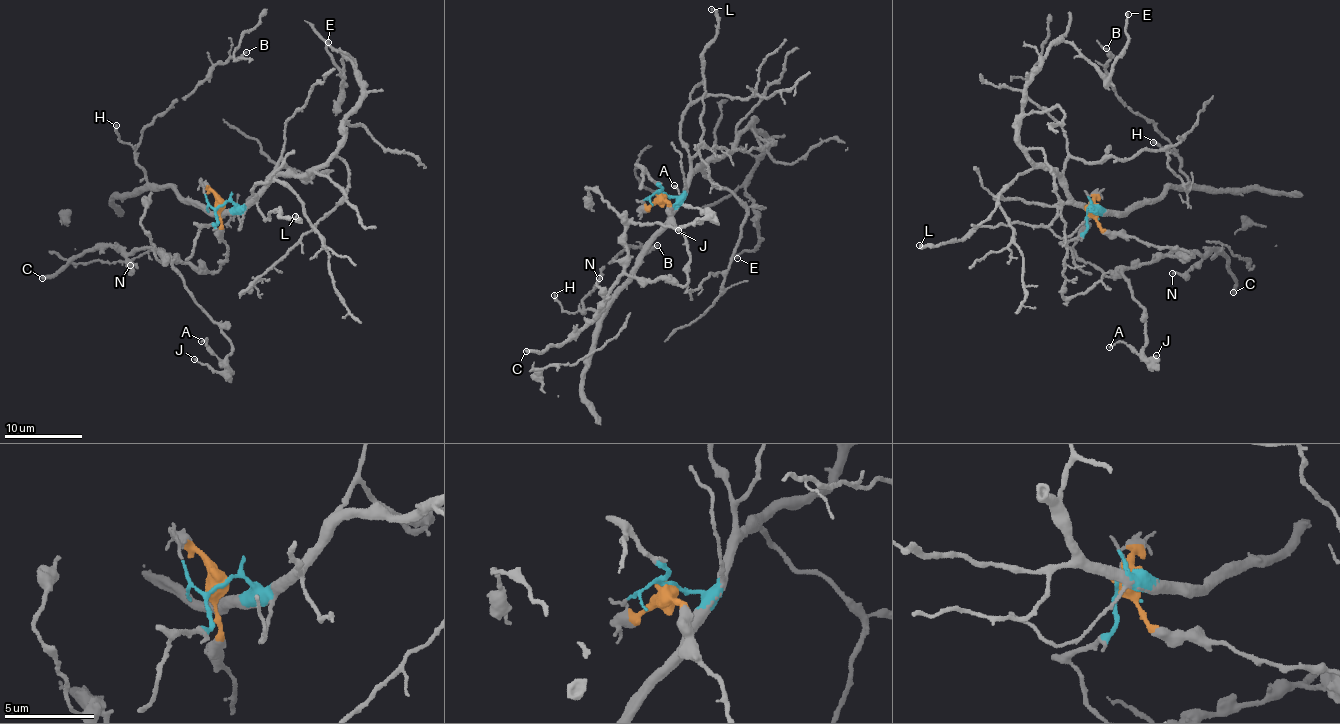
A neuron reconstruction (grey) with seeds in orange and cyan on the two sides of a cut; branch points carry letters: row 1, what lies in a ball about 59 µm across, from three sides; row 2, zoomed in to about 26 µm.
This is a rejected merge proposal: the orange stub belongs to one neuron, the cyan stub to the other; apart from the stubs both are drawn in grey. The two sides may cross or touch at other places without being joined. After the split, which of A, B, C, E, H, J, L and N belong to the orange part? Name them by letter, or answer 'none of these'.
A, C, J, N

